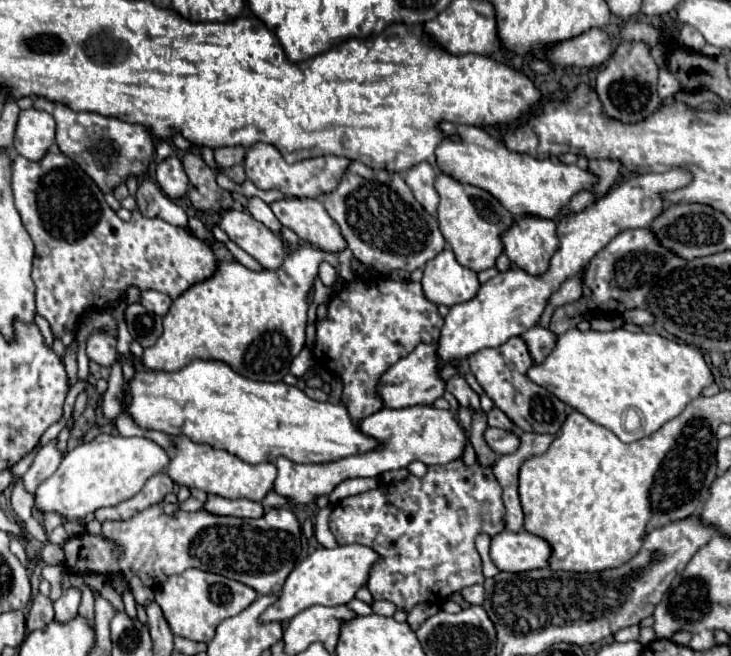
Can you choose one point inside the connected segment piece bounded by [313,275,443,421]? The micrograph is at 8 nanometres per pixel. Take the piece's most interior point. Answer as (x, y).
(372, 323)

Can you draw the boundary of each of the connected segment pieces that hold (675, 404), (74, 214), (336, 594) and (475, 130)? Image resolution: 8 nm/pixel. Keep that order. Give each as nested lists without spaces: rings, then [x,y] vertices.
[[[569,329],[567,333],[557,335],[553,351],[545,357],[543,363],[531,365],[527,377],[533,383],[545,387],[551,395],[559,397],[565,405],[581,411],[597,425],[611,429],[625,443],[633,443],[655,433],[663,423],[677,417],[685,409],[687,401],[691,403],[695,397],[699,397],[703,387],[713,383],[711,367],[693,345],[669,341],[655,333],[633,333],[627,329],[615,329],[607,333],[593,329]]]
[[[47,151],[39,161],[27,161],[25,157],[17,155],[11,169],[15,207],[35,243],[33,283],[37,287],[37,313],[51,323],[55,337],[61,337],[65,329],[73,331],[79,315],[93,305],[103,307],[103,303],[111,299],[123,299],[129,285],[137,285],[141,291],[155,289],[167,293],[171,299],[177,299],[185,289],[211,277],[217,269],[213,251],[191,231],[169,225],[163,219],[143,217],[137,209],[131,211],[131,221],[121,221],[107,205],[103,191],[95,185],[95,181],[91,181],[91,177],[87,177],[87,173],[83,173],[75,161],[59,151]]]
[[[351,543],[351,545],[337,545],[333,549],[319,547],[313,551],[303,563],[299,563],[287,577],[279,601],[275,601],[263,615],[261,621],[289,621],[295,613],[313,607],[313,605],[347,605],[355,593],[367,585],[367,577],[373,565],[379,563],[379,553],[375,553],[367,545]]]
[[[441,123],[441,129],[447,135],[459,133],[461,141],[445,139],[437,147],[435,155],[439,169],[455,177],[457,181],[489,191],[513,215],[537,215],[545,219],[555,219],[559,211],[569,205],[571,197],[575,197],[583,189],[591,189],[595,181],[599,181],[595,173],[583,171],[577,165],[553,163],[549,159],[535,159],[527,153],[515,153],[507,149],[507,145],[499,137],[479,127]]]

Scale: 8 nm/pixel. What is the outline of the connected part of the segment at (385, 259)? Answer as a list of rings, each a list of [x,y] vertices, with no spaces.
[[[353,161],[345,169],[339,185],[331,193],[323,193],[319,199],[331,219],[339,225],[353,255],[361,263],[375,267],[379,273],[391,273],[395,269],[415,271],[445,247],[437,217],[429,215],[415,201],[399,173],[375,171]]]

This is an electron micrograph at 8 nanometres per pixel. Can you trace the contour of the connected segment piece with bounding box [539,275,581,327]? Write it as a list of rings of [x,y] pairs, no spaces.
[[[577,275],[573,279],[567,279],[561,285],[561,289],[557,293],[553,293],[553,297],[549,299],[549,305],[547,305],[545,313],[539,319],[539,325],[541,327],[547,327],[549,325],[549,319],[551,319],[551,313],[553,313],[555,307],[565,305],[565,303],[571,303],[571,301],[577,301],[579,297],[581,297],[581,275]]]

